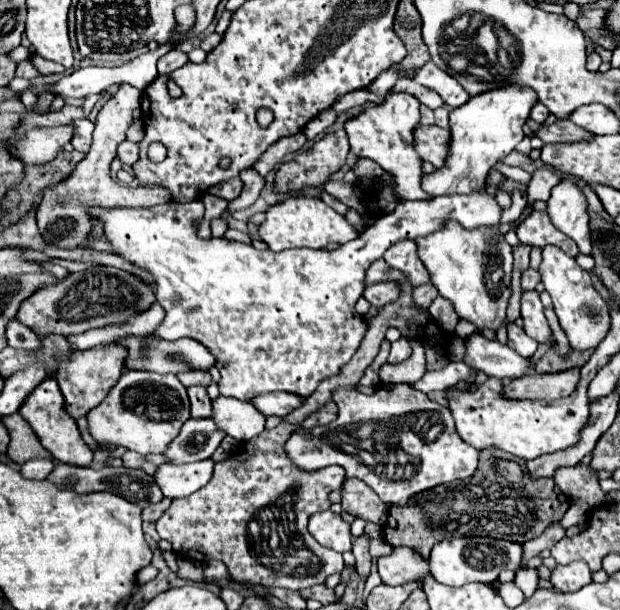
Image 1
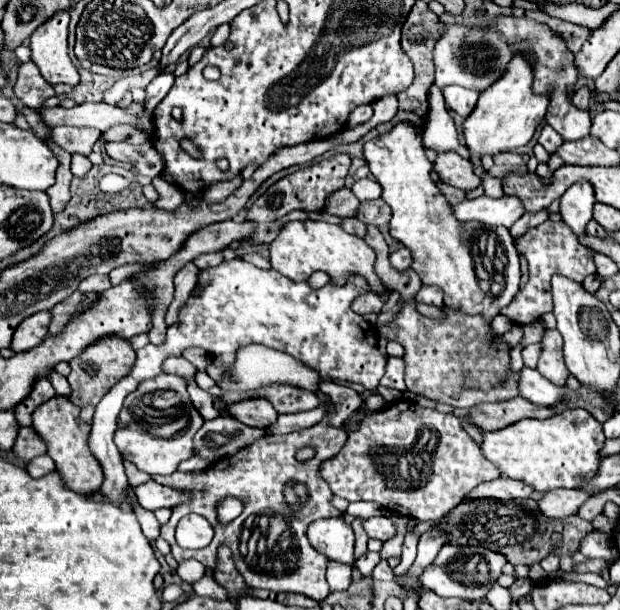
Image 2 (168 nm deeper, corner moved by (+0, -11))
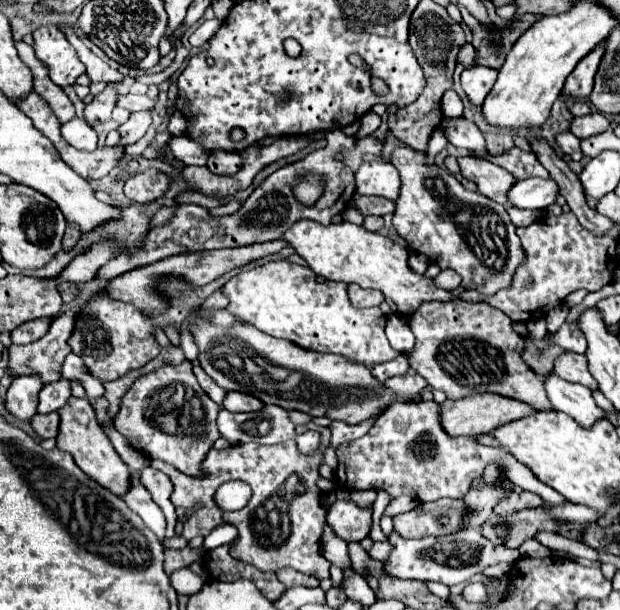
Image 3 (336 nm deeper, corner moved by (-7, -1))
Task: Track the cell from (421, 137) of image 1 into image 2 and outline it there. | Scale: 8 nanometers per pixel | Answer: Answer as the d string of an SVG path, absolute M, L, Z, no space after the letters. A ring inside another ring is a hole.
M439 153L433 169L439 173L443 183L453 185L457 189L471 191L481 185L481 179L475 175L473 165L457 153Z

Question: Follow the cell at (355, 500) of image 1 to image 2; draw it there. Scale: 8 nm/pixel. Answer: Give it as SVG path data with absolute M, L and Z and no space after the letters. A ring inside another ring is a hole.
M371 517L363 523L369 537L375 537L379 541L389 541L397 535L397 527L391 523L389 517Z

